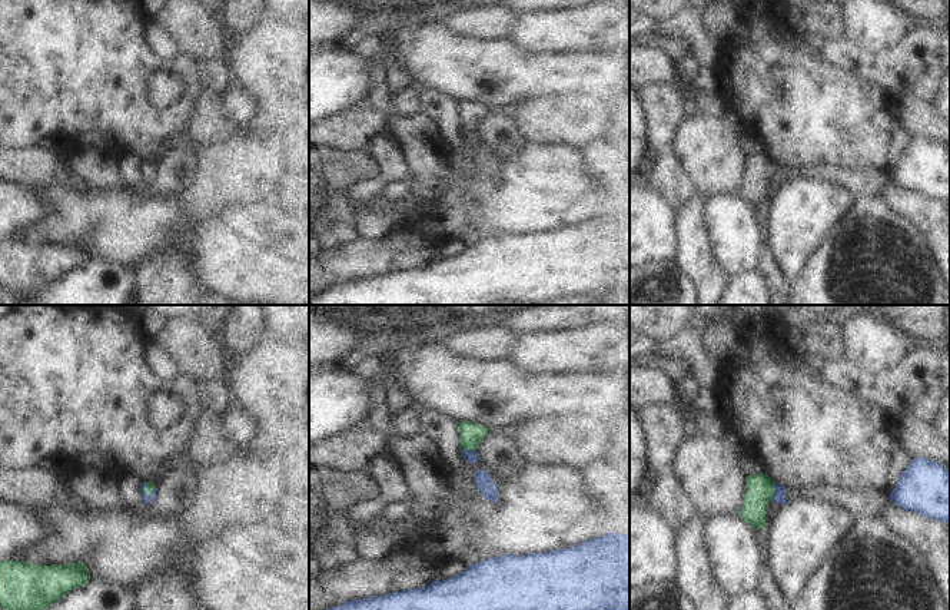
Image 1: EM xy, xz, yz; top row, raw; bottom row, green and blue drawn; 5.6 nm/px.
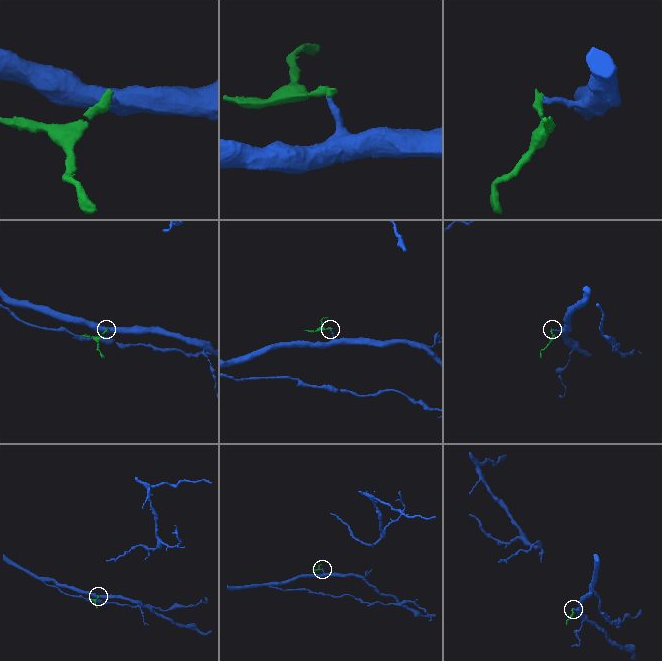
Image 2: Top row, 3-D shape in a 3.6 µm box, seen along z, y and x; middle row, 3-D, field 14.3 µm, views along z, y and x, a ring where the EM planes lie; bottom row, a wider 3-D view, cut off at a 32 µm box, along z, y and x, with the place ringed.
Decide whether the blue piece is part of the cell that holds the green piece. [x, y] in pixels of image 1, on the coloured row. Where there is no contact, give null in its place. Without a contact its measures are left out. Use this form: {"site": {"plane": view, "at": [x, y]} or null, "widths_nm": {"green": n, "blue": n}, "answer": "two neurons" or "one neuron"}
{"site": {"plane": "yz", "at": [774, 490]}, "widths_nm": {"green": 160, "blue": 70}, "answer": "one neuron"}

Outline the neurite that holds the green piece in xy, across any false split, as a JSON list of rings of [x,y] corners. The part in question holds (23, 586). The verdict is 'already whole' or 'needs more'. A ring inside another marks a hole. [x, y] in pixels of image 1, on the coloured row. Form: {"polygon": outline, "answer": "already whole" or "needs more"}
{"polygon": [[[0,561],[0,607],[3,610],[46,610],[90,580],[83,563],[43,566]]], "answer": "already whole"}

